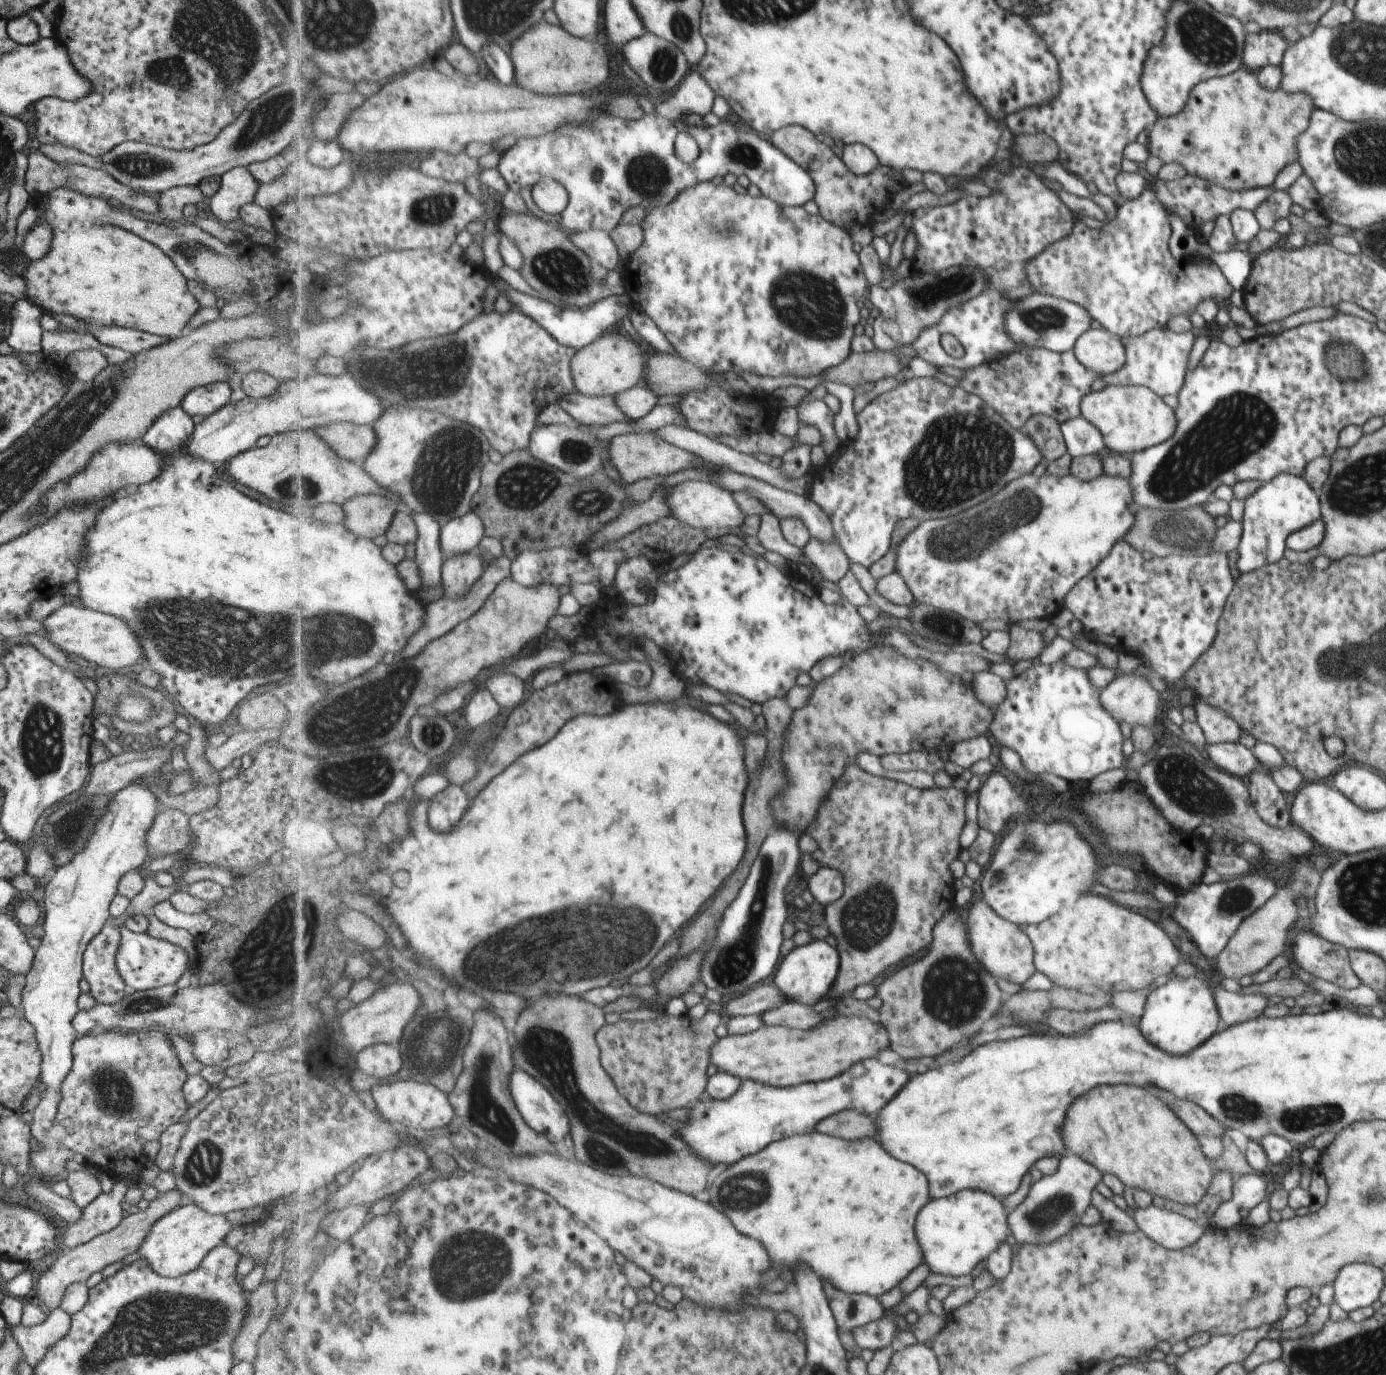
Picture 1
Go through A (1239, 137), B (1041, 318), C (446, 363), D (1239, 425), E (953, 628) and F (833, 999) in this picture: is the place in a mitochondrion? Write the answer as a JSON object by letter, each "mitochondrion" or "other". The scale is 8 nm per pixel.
{"A":"other","B":"mitochondrion","C":"mitochondrion","D":"mitochondrion","E":"mitochondrion","F":"other"}

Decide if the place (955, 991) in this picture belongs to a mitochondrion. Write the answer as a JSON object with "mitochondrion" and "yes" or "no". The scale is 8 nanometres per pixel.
{"mitochondrion":"yes"}

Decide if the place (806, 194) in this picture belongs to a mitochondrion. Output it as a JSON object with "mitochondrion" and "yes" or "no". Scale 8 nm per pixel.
{"mitochondrion":"no"}

